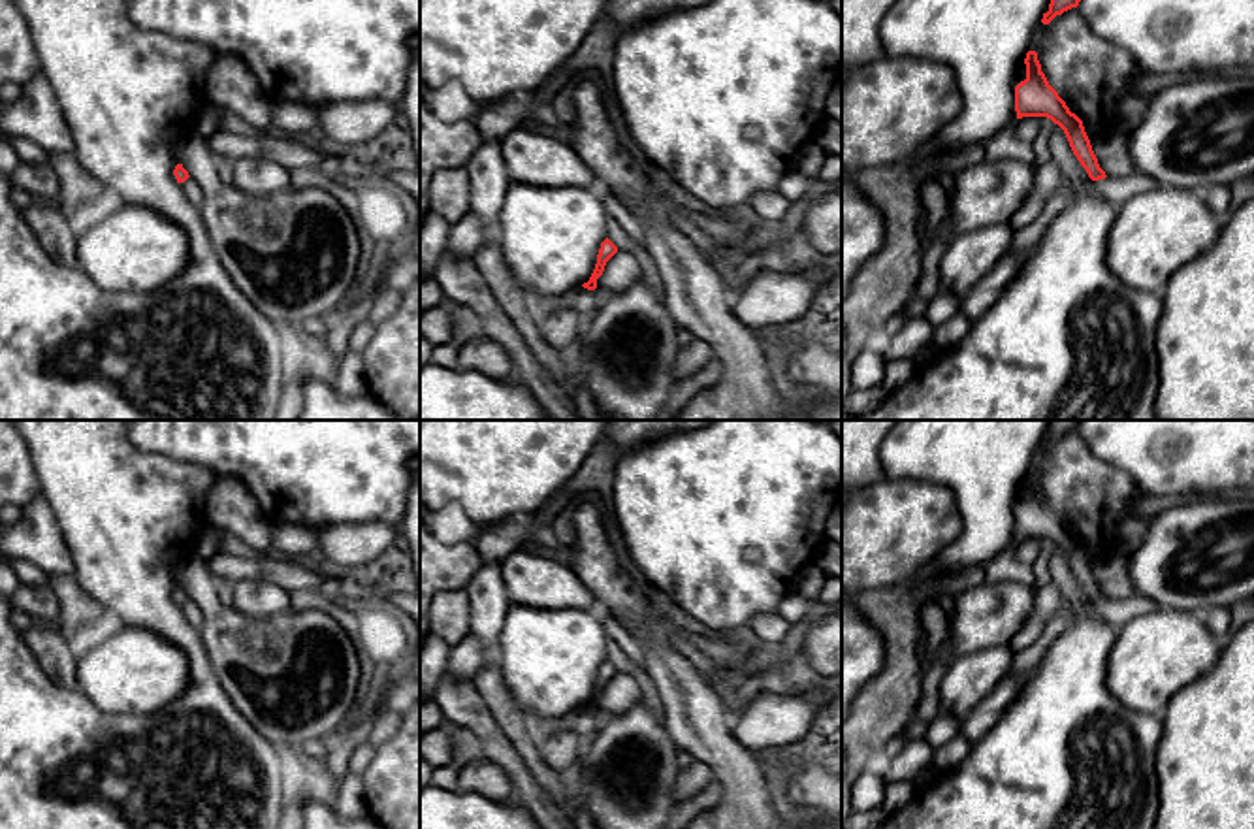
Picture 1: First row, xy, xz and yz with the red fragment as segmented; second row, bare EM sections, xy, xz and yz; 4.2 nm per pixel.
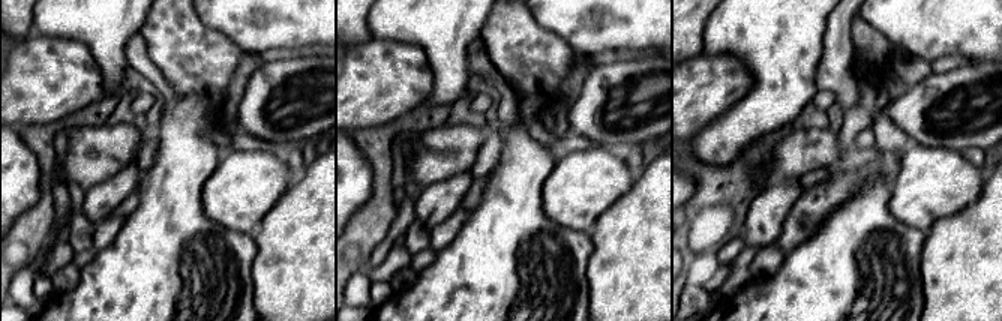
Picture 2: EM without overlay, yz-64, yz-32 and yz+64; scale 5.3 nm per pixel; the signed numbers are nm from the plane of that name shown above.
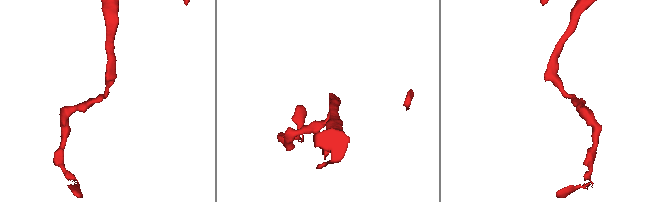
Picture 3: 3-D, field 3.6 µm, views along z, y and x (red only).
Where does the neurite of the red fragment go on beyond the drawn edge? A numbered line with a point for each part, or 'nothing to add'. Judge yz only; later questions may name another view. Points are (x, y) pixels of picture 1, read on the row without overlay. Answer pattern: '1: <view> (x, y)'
nothing to add

